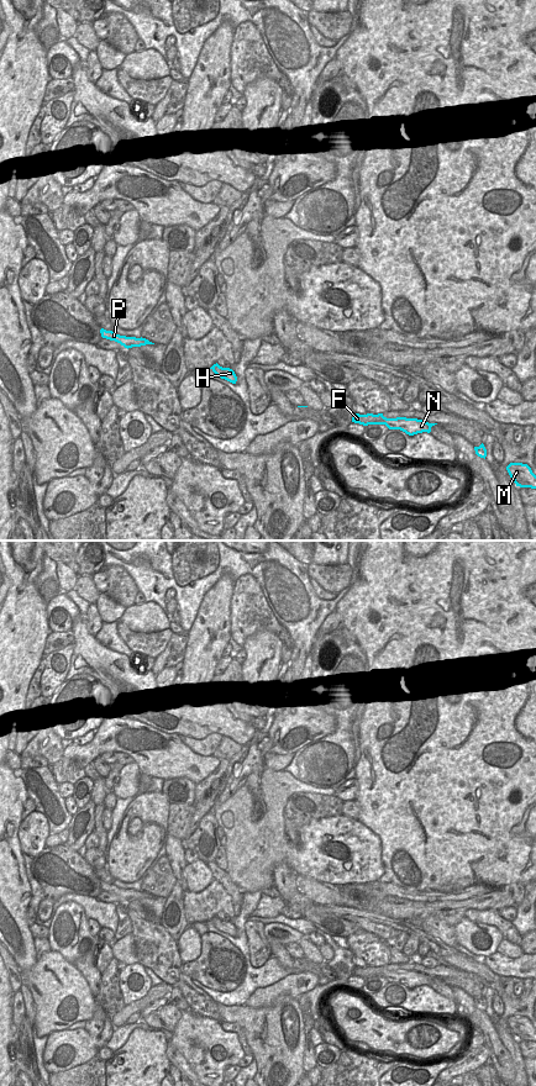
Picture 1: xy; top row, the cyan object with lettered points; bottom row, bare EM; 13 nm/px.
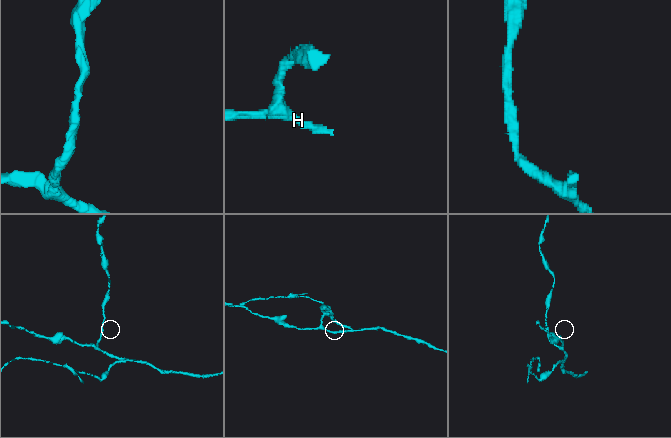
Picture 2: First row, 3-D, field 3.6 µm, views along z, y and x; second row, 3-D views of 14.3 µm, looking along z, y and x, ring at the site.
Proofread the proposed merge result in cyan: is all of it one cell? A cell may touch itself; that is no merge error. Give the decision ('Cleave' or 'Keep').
Cleave

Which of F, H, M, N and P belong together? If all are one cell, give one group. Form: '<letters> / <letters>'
F / H M N P

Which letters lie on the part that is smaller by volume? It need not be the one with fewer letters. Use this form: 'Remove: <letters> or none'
Remove: F

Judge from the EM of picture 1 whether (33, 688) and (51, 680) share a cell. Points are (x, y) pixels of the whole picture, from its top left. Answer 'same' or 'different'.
different

